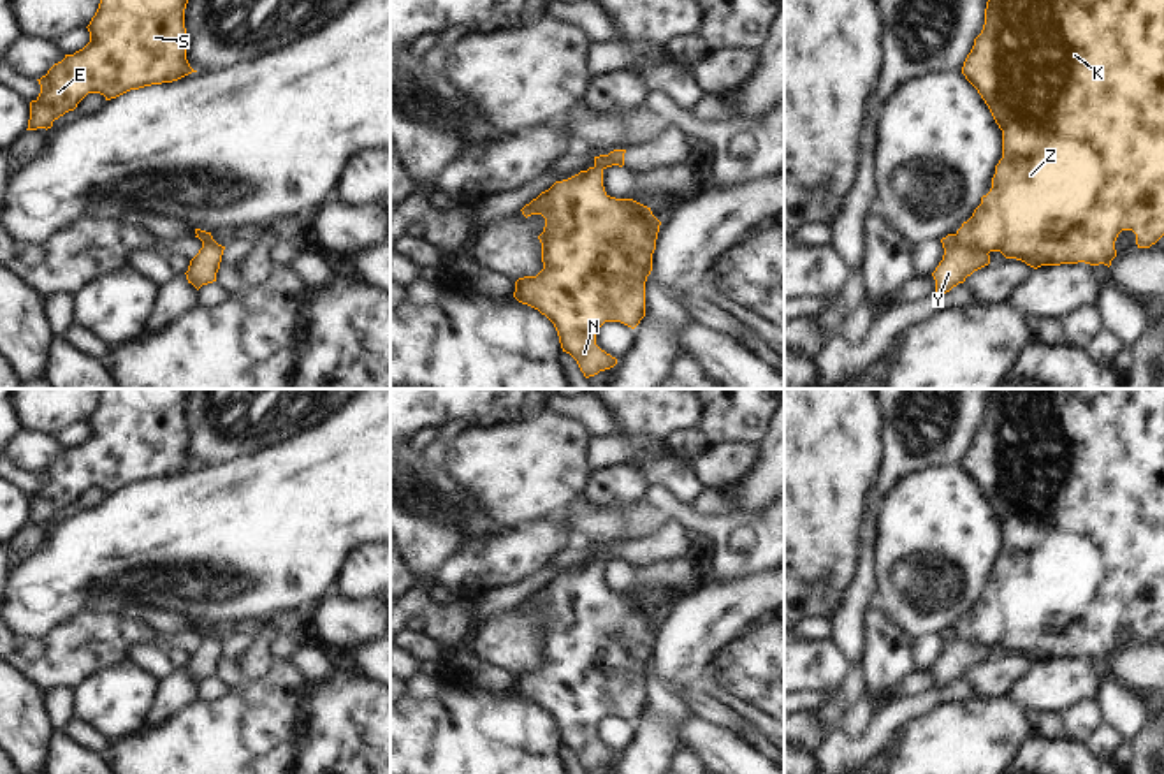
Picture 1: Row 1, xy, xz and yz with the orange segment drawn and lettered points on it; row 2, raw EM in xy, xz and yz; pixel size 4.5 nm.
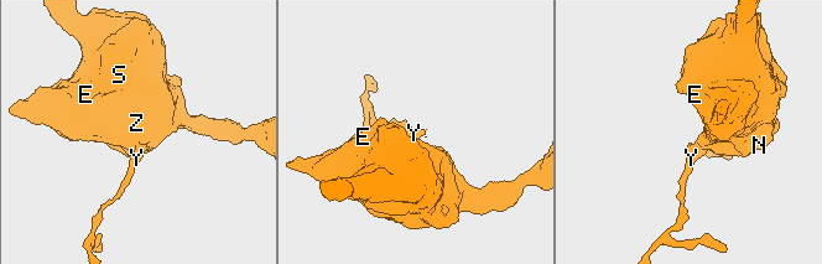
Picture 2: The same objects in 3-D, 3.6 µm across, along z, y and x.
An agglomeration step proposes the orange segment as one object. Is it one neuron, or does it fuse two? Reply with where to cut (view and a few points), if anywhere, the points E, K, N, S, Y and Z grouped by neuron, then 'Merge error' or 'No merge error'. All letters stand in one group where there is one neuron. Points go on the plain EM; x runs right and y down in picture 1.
Split along yz (955, 628), (962, 637), (989, 646). Groups: E K N S Z / Y. Merge error

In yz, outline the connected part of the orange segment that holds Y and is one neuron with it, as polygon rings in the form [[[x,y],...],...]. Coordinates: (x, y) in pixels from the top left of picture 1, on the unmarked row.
[[[948,628],[941,637],[944,649],[932,667],[937,688],[949,686],[958,677],[964,677],[974,665],[990,658],[988,646],[962,639],[957,628]]]

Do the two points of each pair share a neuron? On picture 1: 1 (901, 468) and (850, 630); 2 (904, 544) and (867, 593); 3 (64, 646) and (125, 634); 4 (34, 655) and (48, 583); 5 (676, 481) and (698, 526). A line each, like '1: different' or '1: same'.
1: same
2: different
3: same
4: different
5: different

